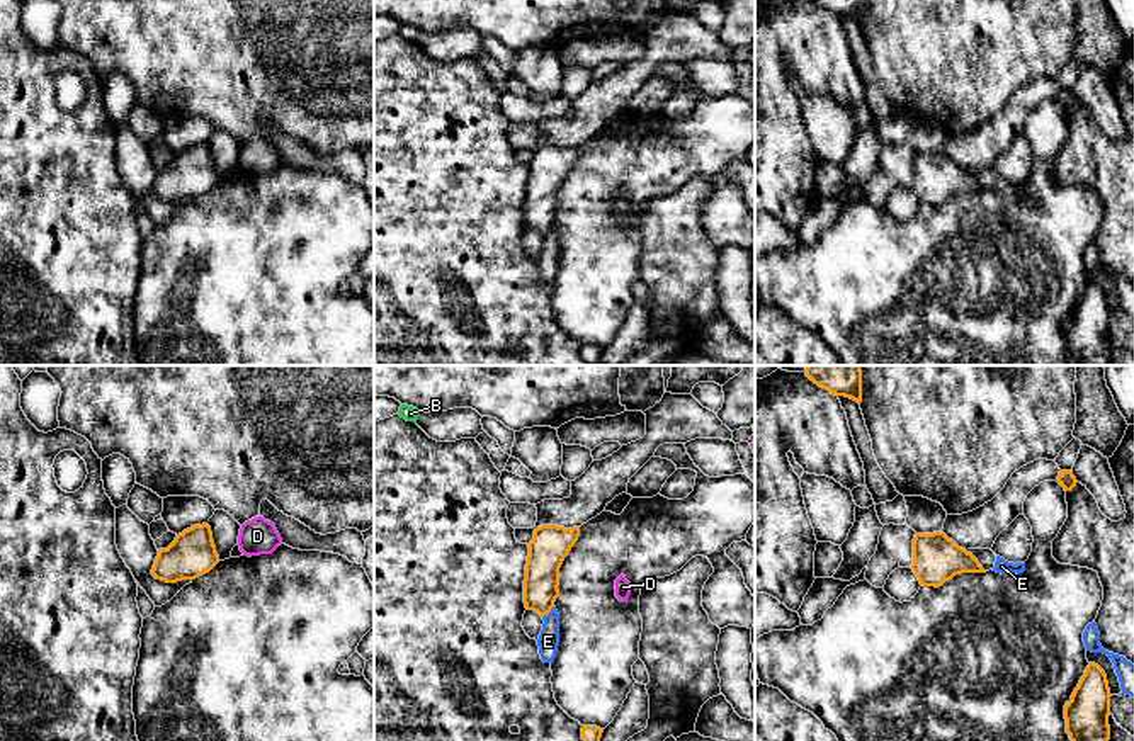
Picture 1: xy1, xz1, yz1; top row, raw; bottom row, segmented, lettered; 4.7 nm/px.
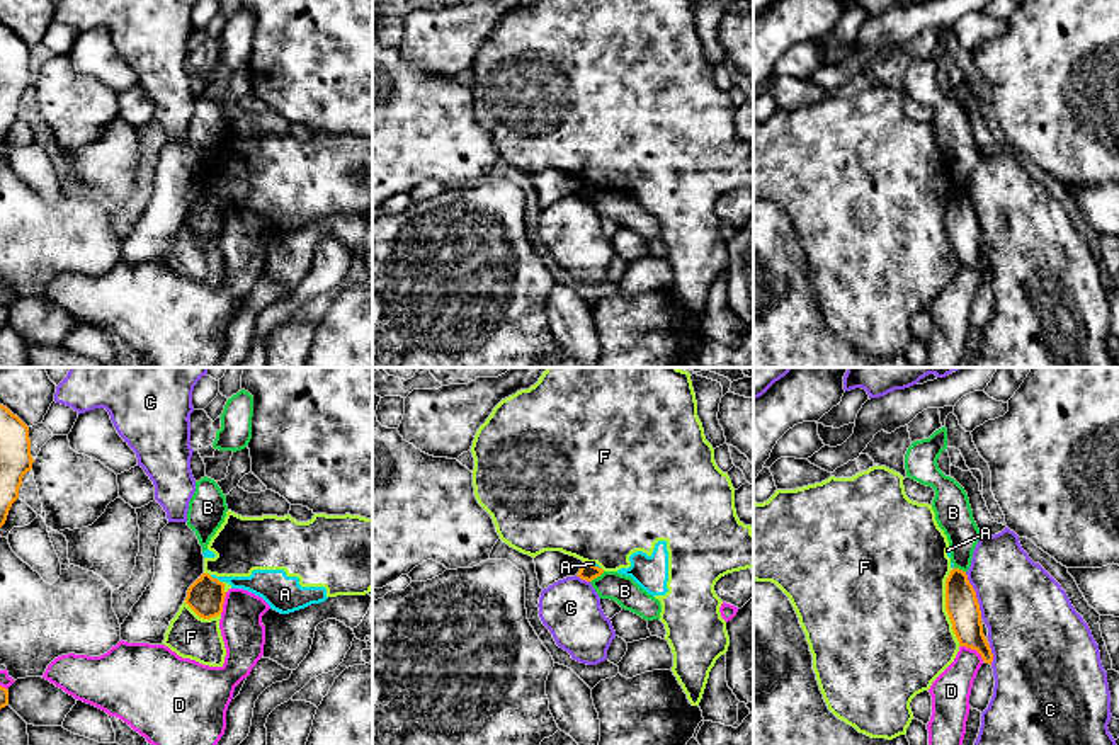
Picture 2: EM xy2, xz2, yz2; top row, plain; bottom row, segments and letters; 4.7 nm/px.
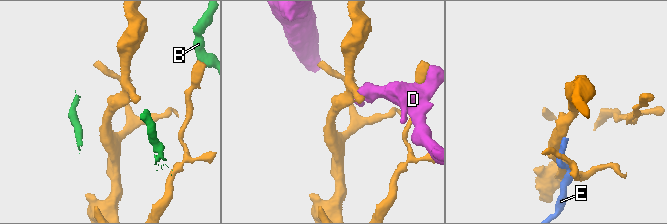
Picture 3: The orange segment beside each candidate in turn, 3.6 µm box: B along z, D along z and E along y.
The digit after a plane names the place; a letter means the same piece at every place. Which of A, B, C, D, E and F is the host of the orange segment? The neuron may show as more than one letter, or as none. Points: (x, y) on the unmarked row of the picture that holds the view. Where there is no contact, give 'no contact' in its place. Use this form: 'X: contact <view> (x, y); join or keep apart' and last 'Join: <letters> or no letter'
A: contact xy2 (216, 198); keep apart
B: contact xz2 (597, 194); keep apart
C: contact yz2 (975, 215); keep apart
D: contact yz2 (973, 267); keep apart
E: contact xz1 (548, 231); keep apart
F: contact yz2 (946, 227); keep apart
Join: no letter

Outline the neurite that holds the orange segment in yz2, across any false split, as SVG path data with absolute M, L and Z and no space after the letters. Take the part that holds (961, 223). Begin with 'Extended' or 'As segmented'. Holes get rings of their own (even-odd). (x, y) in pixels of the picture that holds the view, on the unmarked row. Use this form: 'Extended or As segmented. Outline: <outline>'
As segmented. Outline: M954 187L946 199L946 230L961 265L976 269L985 282L993 281L991 267L983 253L981 230L966 191Z

